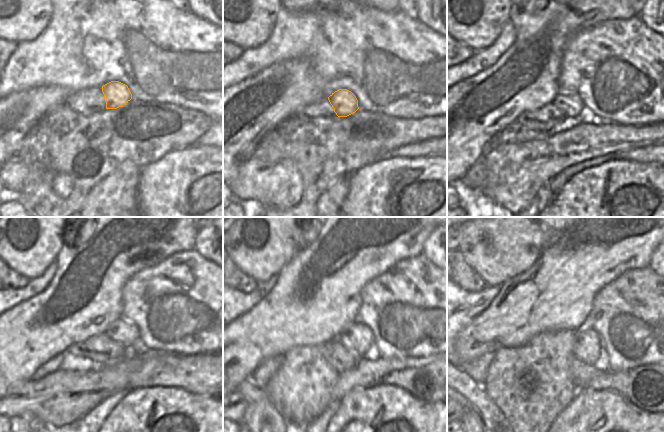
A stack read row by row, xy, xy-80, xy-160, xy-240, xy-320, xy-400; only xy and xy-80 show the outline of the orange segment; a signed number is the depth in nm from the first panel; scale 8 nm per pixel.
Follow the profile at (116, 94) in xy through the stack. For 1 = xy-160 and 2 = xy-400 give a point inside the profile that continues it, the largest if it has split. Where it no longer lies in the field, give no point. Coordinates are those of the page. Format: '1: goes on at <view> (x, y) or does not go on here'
1: goes on at xy-160 (571, 105)
2: goes on at xy-400 (586, 341)

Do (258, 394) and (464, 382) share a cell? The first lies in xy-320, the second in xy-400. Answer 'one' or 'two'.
one

